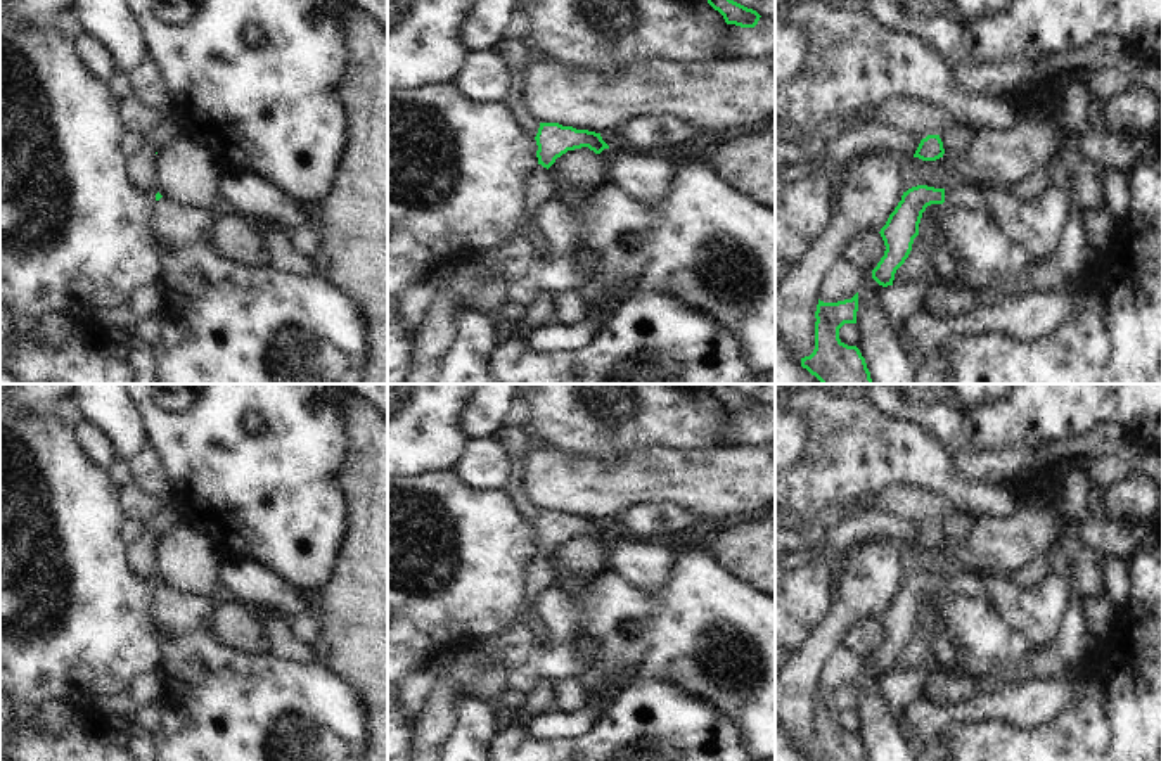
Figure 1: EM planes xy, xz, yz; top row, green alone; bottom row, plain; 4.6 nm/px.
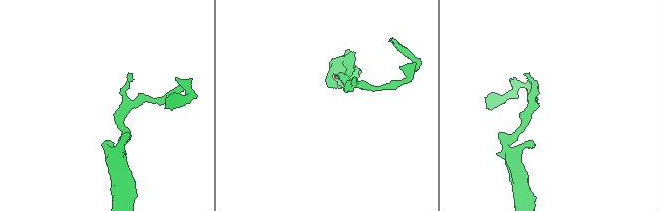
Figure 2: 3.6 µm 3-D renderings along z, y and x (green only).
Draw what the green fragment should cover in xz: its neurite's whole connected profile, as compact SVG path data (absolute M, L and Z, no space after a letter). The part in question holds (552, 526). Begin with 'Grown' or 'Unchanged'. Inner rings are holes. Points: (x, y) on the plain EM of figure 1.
Grown. M540 510L535 528L538 533L538 552L529 559L524 569L524 598L517 609L512 628L505 635L478 643L467 652L436 655L424 668L408 673L398 688L398 700L408 723L415 721L419 711L424 706L426 695L433 688L434 681L441 676L441 673L455 659L465 654L478 654L481 657L491 654L495 657L504 657L509 669L514 669L523 662L533 662L536 647L528 628L528 611L538 600L540 593L554 585L555 576L550 567L548 555L568 538L588 534L595 541L600 541L604 536L609 536L600 521L576 517L559 510Z

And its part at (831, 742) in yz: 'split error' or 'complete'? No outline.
complete

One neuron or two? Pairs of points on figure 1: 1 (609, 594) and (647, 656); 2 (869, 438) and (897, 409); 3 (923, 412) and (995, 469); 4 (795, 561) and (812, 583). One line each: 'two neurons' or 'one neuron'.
1: one neuron
2: two neurons
3: one neuron
4: two neurons

